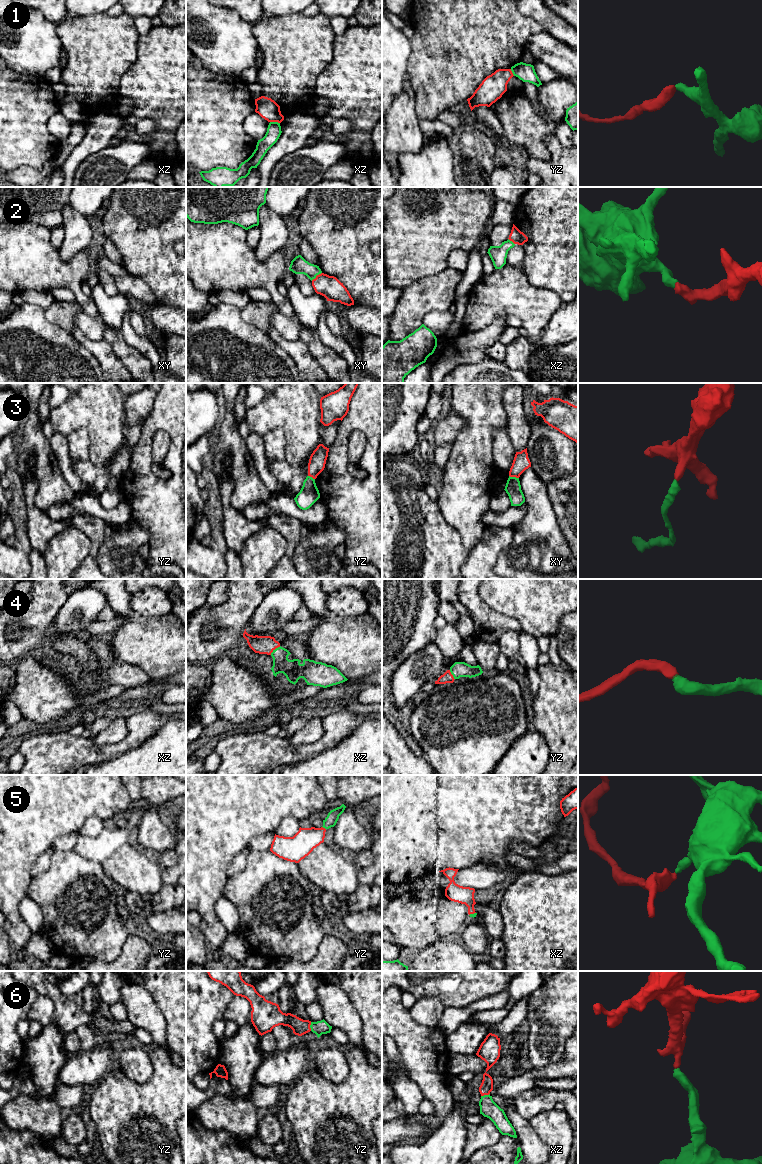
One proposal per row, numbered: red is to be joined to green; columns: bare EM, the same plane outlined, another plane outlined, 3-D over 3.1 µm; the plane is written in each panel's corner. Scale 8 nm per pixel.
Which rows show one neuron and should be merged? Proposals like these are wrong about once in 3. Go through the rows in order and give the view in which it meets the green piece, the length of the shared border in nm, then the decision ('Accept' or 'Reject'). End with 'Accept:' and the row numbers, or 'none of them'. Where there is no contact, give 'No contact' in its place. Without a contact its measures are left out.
1: Touches green in xz. Shared border 80 nm. Reject
2: Touches green in xy. Shared border 110 nm. Accept
3: Touches green in xy. Shared border 80 nm. Reject
4: Touches green in xz. Shared border 110 nm. Accept
5: Touches green in yz. Shared border 40 nm. Accept
6: Touches green in yz. Shared border 70 nm. Accept
Accept: 2, 4, 5, 6

